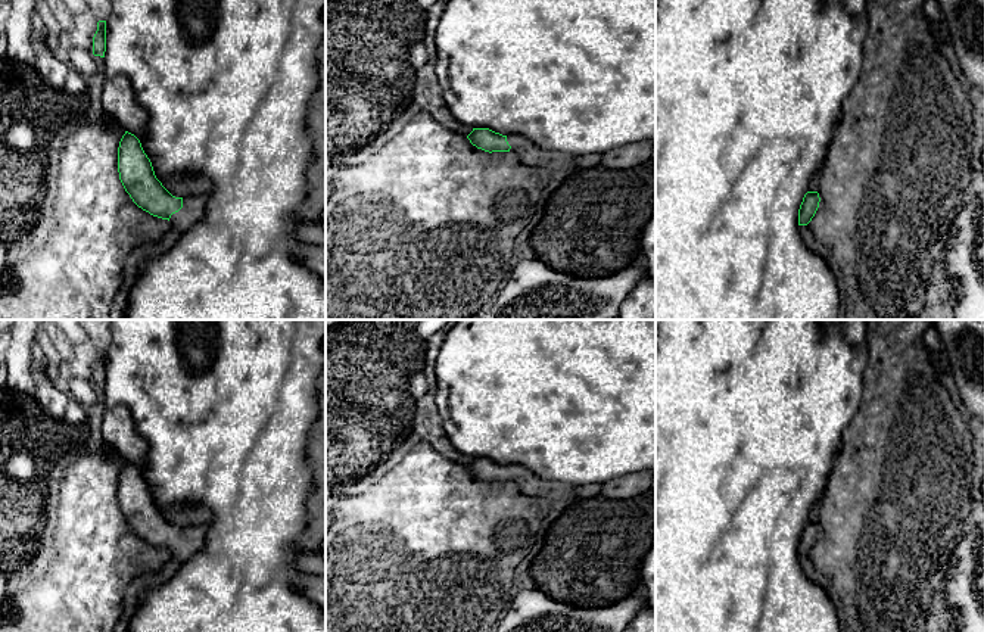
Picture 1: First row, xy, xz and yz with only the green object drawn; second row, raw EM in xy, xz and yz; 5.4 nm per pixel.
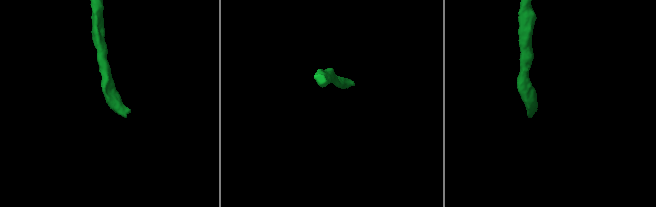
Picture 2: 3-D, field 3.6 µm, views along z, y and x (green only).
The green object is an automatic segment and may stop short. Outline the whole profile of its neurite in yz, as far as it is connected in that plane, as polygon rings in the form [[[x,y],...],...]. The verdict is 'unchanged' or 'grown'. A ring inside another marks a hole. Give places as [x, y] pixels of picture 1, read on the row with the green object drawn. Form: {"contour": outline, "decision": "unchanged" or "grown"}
{"contour": [[[807,192],[798,209],[798,225],[807,225],[819,208],[819,193]]], "decision": "unchanged"}

